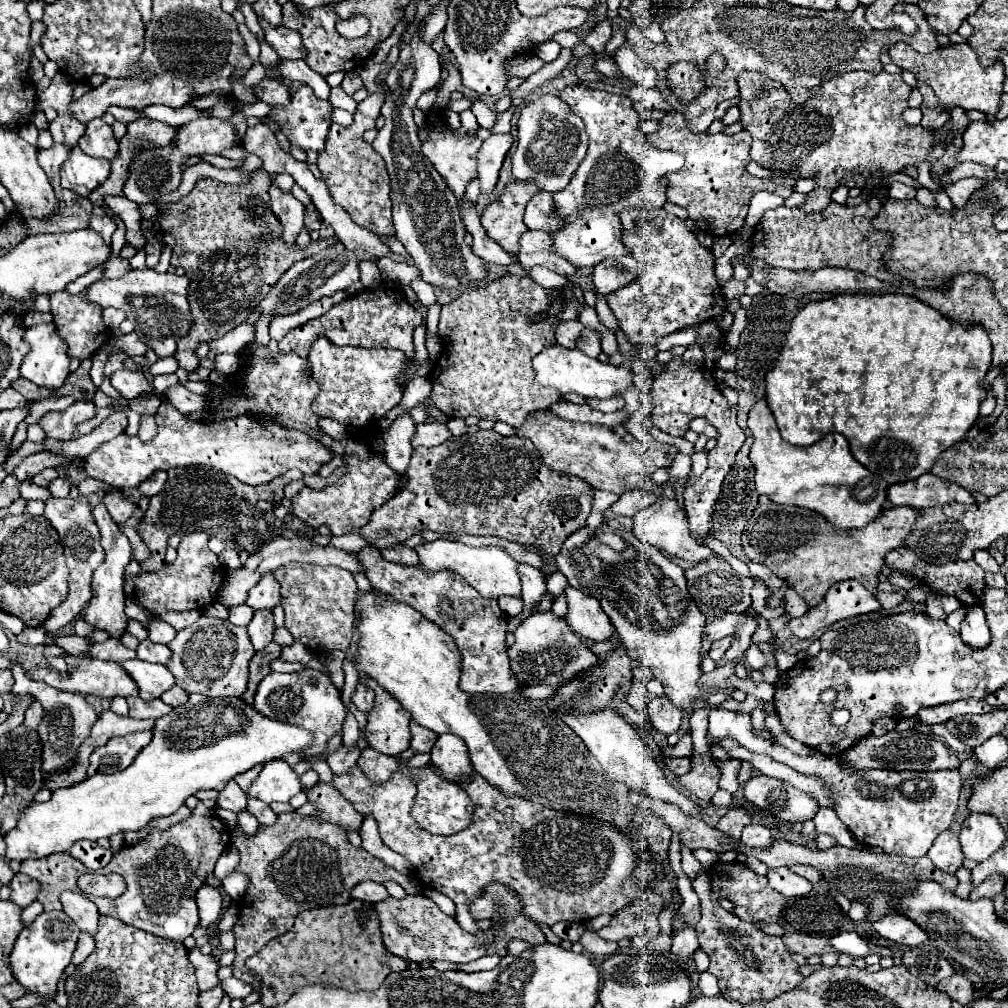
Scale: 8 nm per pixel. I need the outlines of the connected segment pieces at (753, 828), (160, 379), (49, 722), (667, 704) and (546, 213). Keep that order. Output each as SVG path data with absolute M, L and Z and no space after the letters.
M748 824L742 828L742 836L740 840L746 846L768 846L772 842L772 834L766 826L758 826L758 824Z
M164 374L164 376L154 376L154 392L160 396L160 398L166 398L166 382L176 382L176 376L174 374Z
M16 664L12 668L14 672L14 694L32 694L44 708L42 714L42 722L38 726L38 736L42 740L44 746L44 754L42 754L42 774L46 774L46 770L60 770L60 766L68 766L68 762L72 762L72 758L76 758L76 746L88 738L92 724L98 720L98 714L94 710L94 706L82 696L82 694L72 694L72 692L60 692L44 682L36 682L30 680L26 676L26 670Z
M665 695L652 698L648 702L648 712L654 728L666 736L674 734L681 726L682 711L676 708Z
M538 192L526 206L524 224L528 230L554 230L556 222L552 222L552 194Z

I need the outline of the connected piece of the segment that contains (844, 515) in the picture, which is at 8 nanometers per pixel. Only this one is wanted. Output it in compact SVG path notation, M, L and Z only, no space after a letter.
M758 400L748 414L748 428L754 436L750 460L756 470L754 484L758 494L766 494L774 502L812 508L826 518L832 518L838 528L860 528L872 522L884 508L888 484L876 478L870 470L852 458L850 446L842 434L826 434L812 446L800 448L782 440L774 416L766 400Z

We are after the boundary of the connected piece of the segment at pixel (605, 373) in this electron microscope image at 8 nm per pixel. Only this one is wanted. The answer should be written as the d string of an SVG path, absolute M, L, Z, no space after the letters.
M560 344L548 346L540 354L536 354L532 360L532 368L534 368L534 380L538 384L556 388L562 396L574 392L574 394L580 394L584 398L610 398L618 392L624 392L634 380L634 374L622 366L602 364L596 358L582 354L578 348L570 350L570 348L564 348Z

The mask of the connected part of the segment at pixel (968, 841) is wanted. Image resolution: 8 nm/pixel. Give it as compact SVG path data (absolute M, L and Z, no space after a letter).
M976 814L966 816L960 828L960 844L966 858L982 862L1000 850L1006 842L1006 832L996 816Z

